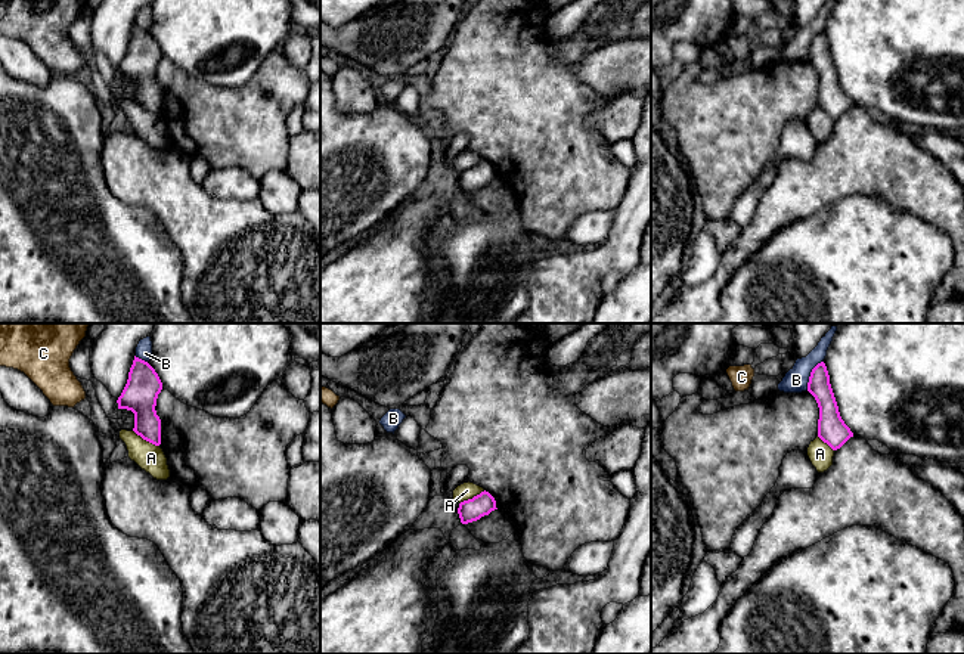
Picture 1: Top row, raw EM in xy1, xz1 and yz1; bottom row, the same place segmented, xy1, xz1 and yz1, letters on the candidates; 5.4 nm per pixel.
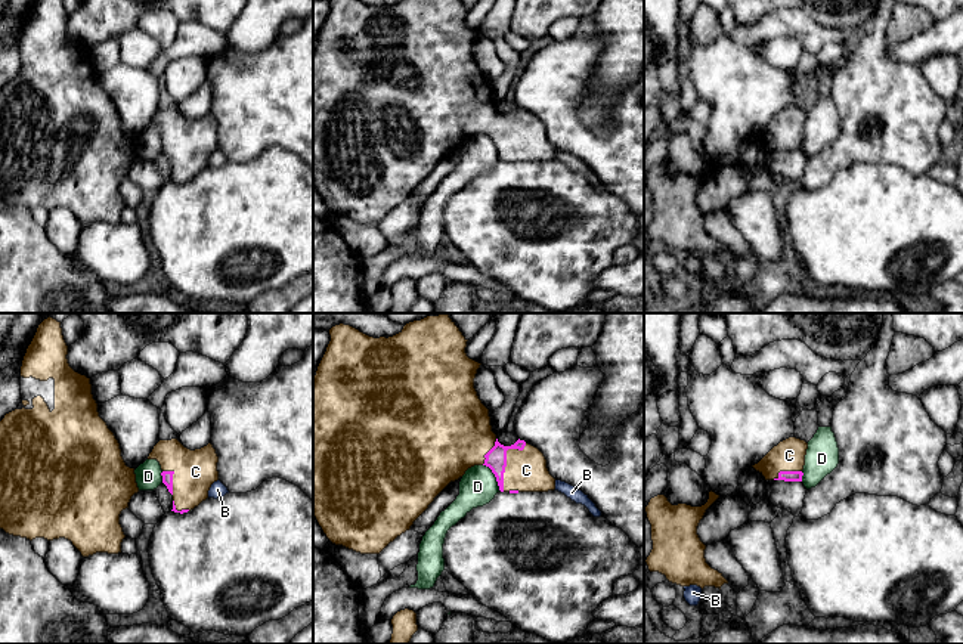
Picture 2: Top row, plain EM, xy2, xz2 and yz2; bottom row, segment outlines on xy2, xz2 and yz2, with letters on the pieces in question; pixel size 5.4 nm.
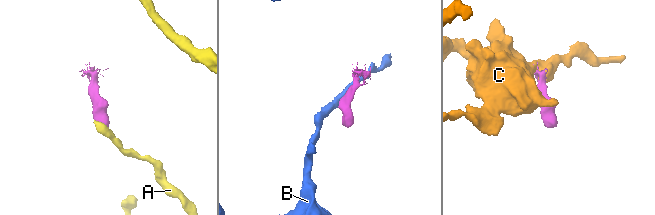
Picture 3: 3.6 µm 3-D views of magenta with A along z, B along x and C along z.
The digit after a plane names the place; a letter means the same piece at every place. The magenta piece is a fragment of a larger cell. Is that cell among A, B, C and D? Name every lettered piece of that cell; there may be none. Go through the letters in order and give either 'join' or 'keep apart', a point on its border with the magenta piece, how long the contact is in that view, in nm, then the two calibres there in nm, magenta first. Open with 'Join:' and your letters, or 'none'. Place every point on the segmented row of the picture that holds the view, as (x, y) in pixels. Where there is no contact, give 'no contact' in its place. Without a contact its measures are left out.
Join: C
A: keep apart; contact xy1 (146, 440); length 170 nm; calibres 190 and 150 nm
B: keep apart; contact yz1 (811, 374); length 180 nm; calibres 120 and 130 nm
C: join; contact xz2 (505, 461); length 300 nm; calibres 110 and 220 nm
D: keep apart; contact xz2 (495, 476); length 180 nm; calibres 110 and 200 nm

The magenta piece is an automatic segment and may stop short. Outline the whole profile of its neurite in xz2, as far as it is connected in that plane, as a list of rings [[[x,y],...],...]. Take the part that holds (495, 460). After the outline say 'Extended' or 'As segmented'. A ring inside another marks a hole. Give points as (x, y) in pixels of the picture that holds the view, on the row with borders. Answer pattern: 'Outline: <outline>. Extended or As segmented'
Outline: [[[449,315],[427,316],[409,322],[399,334],[388,338],[374,338],[344,323],[332,326],[329,335],[331,341],[313,378],[313,515],[332,544],[360,554],[380,554],[390,542],[411,529],[414,521],[450,482],[462,477],[474,465],[489,467],[501,492],[548,492],[555,489],[555,479],[549,474],[546,459],[538,448],[520,439],[511,446],[498,442],[492,431],[489,409],[482,403],[474,388],[474,378],[482,363],[467,356],[468,340]]]. Extended

